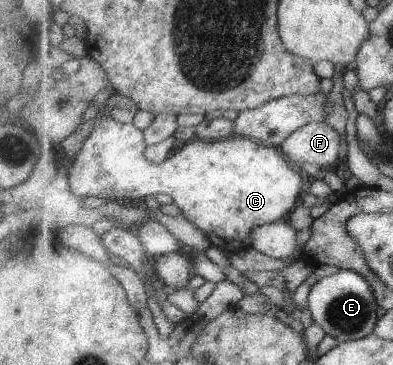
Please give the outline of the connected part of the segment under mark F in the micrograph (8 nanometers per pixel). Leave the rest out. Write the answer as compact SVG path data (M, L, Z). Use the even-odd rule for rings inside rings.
M311 122L300 127L280 146L295 164L316 164L321 169L335 169L342 148L342 136L328 122Z

